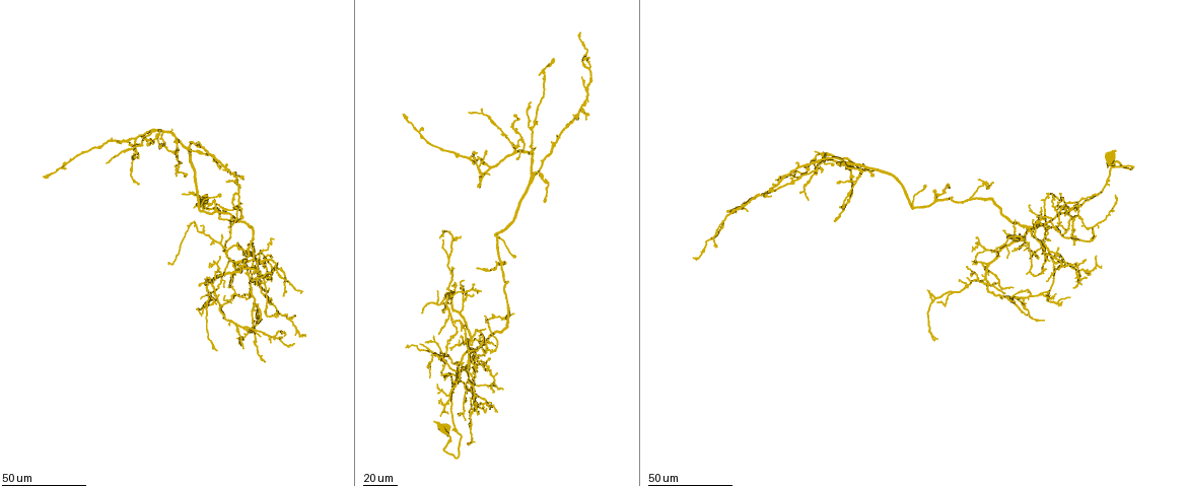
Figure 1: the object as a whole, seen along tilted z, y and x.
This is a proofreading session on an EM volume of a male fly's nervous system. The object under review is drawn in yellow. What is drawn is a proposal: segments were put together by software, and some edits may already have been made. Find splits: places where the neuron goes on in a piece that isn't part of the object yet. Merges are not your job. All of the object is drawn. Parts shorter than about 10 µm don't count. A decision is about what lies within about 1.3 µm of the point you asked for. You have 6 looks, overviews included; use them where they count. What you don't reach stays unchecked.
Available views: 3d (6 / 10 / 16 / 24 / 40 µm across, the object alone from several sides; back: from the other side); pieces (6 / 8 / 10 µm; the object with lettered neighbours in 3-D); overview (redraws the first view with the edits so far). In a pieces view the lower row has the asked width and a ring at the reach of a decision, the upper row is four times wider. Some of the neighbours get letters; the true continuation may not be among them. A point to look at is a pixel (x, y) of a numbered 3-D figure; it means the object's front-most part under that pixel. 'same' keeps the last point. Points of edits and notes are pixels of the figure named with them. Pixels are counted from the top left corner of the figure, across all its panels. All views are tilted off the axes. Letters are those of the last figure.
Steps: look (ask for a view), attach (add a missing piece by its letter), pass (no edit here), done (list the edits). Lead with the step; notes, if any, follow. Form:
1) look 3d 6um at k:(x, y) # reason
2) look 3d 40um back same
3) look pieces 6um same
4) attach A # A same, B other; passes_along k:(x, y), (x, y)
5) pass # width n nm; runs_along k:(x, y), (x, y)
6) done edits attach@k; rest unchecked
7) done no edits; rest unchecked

look 3d 24um at 1:(475, 269) # an open end

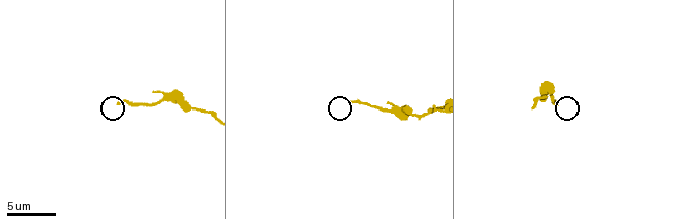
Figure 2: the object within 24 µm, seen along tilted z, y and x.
look pieces 8um at 2:(118, 104)

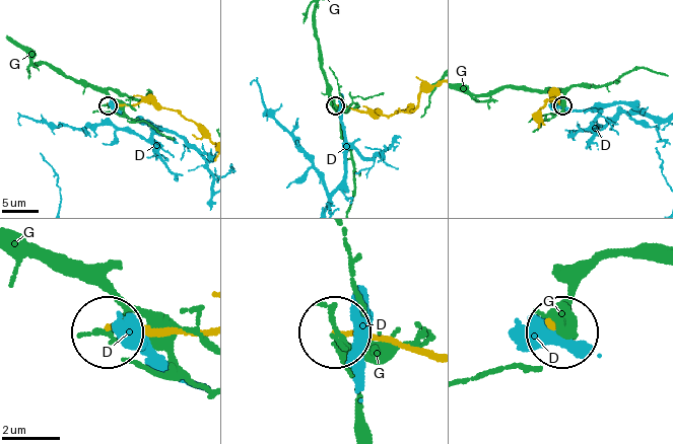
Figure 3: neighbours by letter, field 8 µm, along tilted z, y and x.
pass # D other, G other; runs_along 3:(428, 354), (340, 332); no lettered piece goes on from it

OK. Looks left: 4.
look 3d 40um at 1:(105, 161) # free end

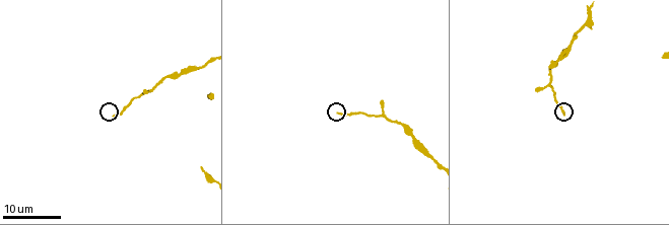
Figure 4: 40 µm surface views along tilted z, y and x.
look pieces 6um at 4:(337, 113)

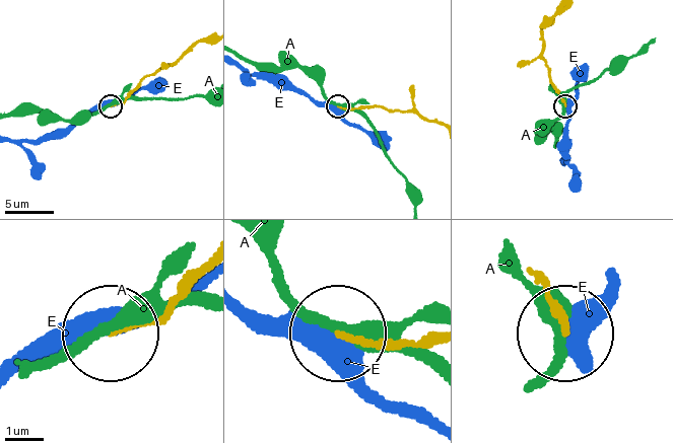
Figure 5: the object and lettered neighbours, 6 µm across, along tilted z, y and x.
pass # A other, E other; runs_along 5:(204, 39), (142, 79), (124, 99), (111, 106); no lettered piece goes on from it

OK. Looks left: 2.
look 3d 24um at 1:(1073, 286) # tapers out

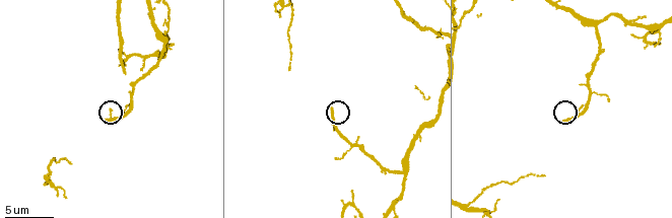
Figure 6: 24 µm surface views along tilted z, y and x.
look pieces 6um at 6:(564, 121)

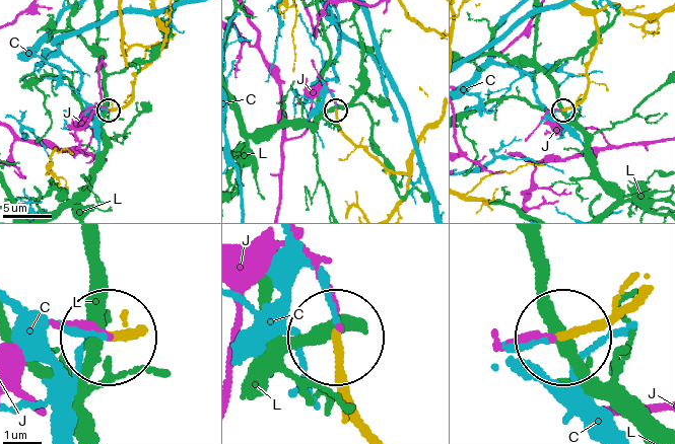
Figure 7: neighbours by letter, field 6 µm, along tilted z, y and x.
pass # C other, J other, L other; runs_along 7:(423, 135), (409, 168), (394, 172), (345, 136), (335, 112); none of them fits

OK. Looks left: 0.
done no edits; rest unchecked

